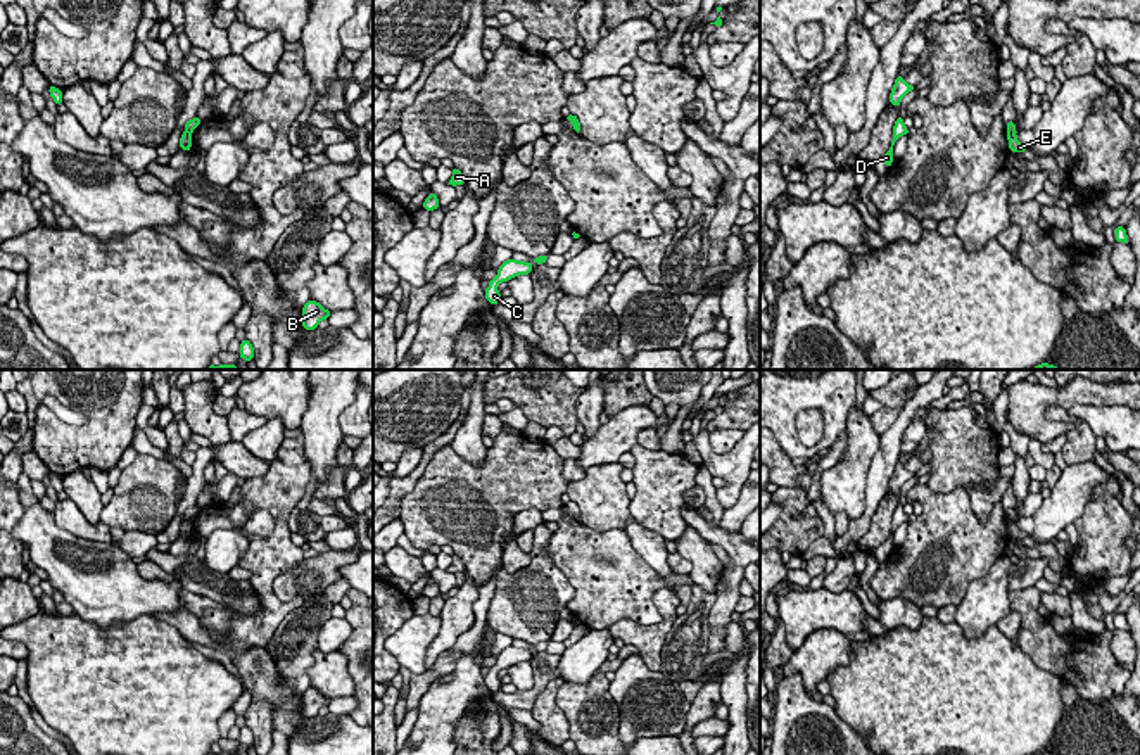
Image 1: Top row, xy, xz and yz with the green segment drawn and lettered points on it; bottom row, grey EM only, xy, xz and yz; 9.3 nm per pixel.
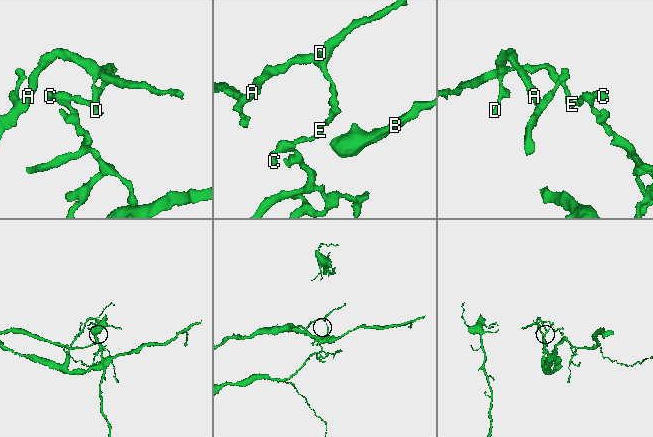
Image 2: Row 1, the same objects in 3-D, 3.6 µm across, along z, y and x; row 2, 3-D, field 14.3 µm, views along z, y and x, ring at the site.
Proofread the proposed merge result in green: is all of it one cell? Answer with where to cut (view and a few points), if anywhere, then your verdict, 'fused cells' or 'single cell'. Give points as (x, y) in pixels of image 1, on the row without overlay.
xy (185, 519), (190, 520) | fused cells

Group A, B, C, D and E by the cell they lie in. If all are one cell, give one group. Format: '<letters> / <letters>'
A B D / C E

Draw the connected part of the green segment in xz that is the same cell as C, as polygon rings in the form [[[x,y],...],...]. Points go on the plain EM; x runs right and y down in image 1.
[[[508,646],[504,648],[499,657],[497,662],[489,669],[489,674],[484,677],[485,686],[489,688],[489,691],[496,693],[501,689],[501,681],[497,677],[497,672],[501,669],[508,669],[515,663],[520,662],[530,662],[532,658],[532,651],[525,650],[525,648],[516,648],[516,646]]]

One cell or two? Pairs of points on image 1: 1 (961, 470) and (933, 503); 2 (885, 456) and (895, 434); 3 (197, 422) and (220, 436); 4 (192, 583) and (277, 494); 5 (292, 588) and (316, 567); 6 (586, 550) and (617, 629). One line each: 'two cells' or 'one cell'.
1: two cells
2: one cell
3: one cell
4: two cells
5: one cell
6: two cells

